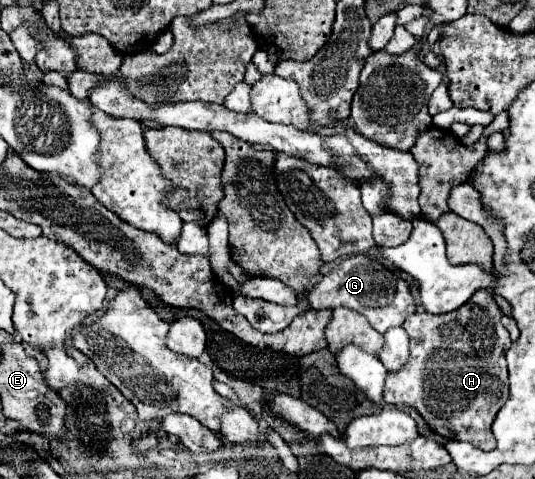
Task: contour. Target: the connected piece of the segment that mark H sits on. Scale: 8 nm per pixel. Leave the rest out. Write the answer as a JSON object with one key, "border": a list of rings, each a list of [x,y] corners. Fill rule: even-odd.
{"border":[[[479,289],[465,305],[451,313],[431,315],[415,313],[405,323],[403,329],[409,335],[411,357],[407,365],[397,373],[387,373],[385,399],[395,405],[415,407],[417,413],[427,421],[427,425],[443,435],[445,439],[457,439],[473,443],[483,451],[495,449],[495,437],[491,433],[491,423],[497,411],[503,407],[509,395],[509,377],[505,361],[505,343],[511,343],[509,331],[501,323],[501,309],[489,291]]]}

